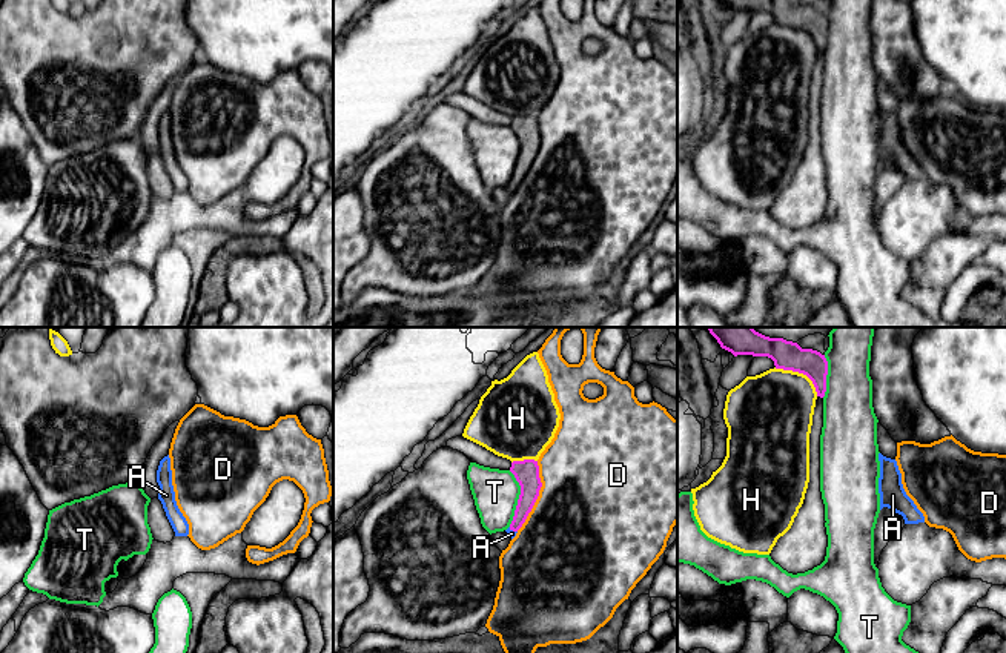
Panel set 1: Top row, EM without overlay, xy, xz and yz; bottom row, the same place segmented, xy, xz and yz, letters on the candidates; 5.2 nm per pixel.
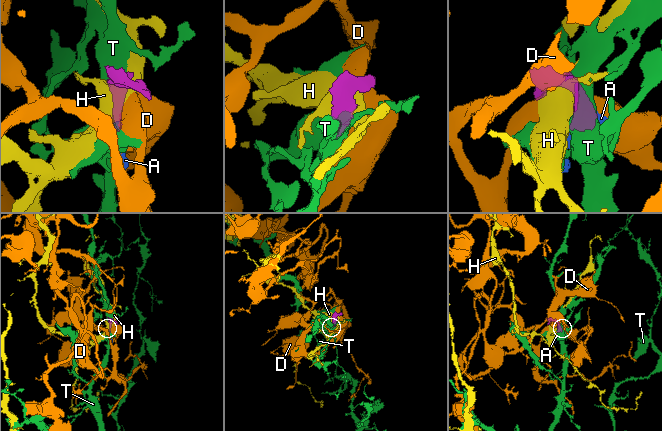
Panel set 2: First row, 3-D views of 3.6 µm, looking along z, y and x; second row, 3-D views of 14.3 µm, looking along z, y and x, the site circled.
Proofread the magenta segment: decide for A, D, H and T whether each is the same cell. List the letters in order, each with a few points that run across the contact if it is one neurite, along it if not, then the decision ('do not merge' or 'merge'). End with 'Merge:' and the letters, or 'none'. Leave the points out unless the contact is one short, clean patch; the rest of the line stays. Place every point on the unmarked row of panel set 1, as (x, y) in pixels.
A: merge
D: do not merge
H: do not merge
T: do not merge
Merge: A

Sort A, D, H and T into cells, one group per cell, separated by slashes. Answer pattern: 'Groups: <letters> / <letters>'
Groups: A / D / H / T

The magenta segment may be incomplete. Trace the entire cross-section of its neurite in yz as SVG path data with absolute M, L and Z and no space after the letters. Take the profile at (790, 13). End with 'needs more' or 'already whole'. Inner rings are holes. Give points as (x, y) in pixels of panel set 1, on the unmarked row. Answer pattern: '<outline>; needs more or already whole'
M720 0L722 5L737 11L768 12L776 25L793 26L806 31L823 54L826 48L828 17L825 11L799 0Z; already whole

